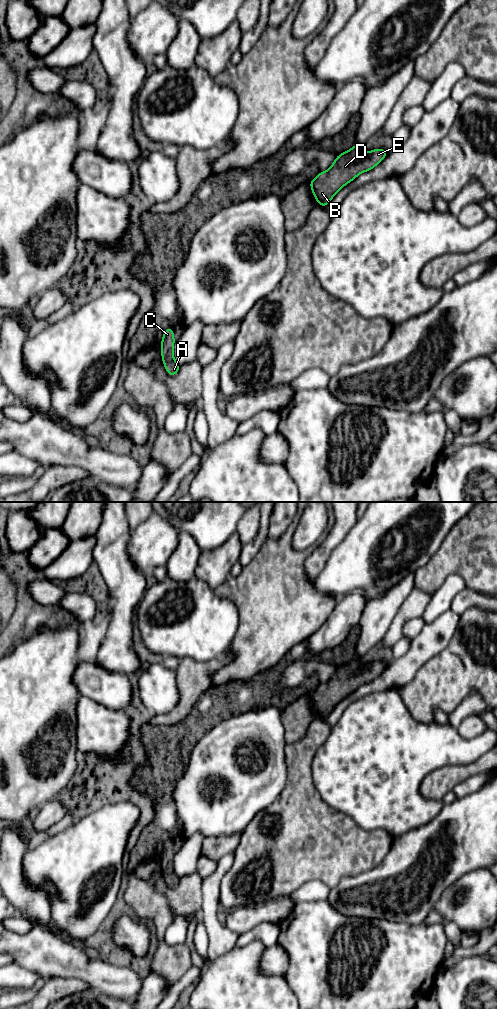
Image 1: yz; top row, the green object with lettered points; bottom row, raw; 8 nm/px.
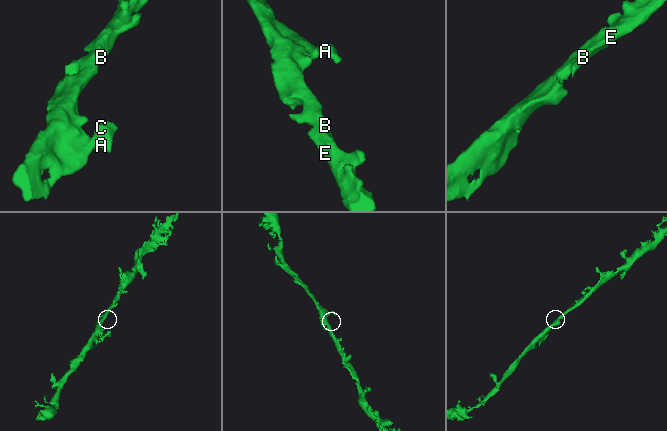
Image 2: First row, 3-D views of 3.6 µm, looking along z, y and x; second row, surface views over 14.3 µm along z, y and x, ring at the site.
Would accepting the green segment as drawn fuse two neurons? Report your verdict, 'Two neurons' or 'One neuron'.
One neuron

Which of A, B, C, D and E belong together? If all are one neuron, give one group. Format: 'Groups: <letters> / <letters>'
Groups: A B C D E

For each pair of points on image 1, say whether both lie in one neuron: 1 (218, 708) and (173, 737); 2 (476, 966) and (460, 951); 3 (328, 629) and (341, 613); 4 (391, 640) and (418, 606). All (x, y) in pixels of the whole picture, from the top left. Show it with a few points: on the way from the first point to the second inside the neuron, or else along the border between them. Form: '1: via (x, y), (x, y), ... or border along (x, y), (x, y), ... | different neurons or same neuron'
1: via (208, 719), (198, 722), (184, 735) | same neuron
2: border along (486, 954), (464, 956), (446, 970) | different neurons
3: via (332, 625), (340, 617) | same neuron
4: via (395, 631), (398, 622), (409, 611) | same neuron

